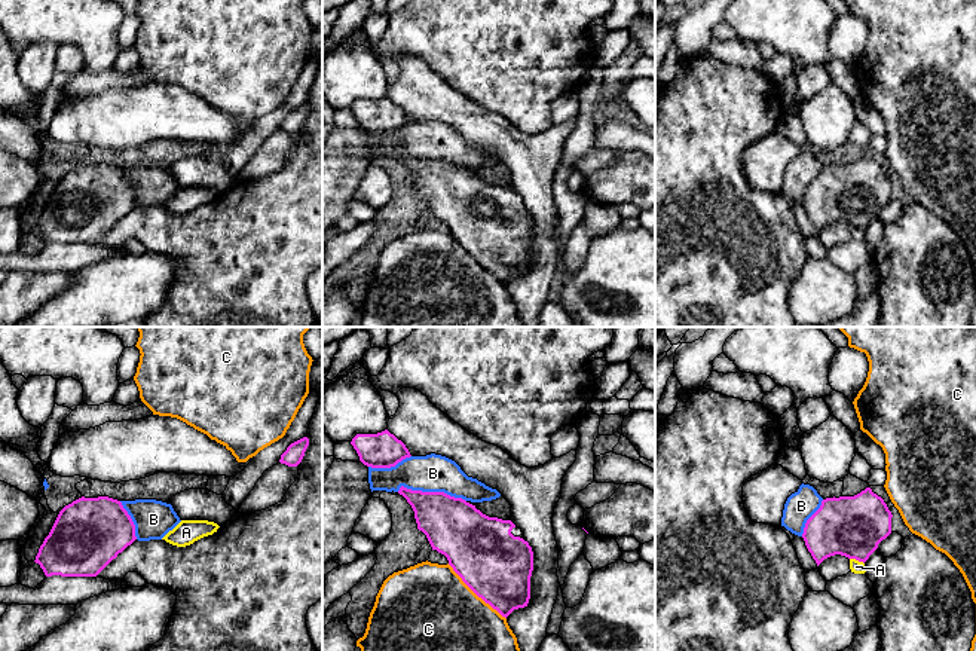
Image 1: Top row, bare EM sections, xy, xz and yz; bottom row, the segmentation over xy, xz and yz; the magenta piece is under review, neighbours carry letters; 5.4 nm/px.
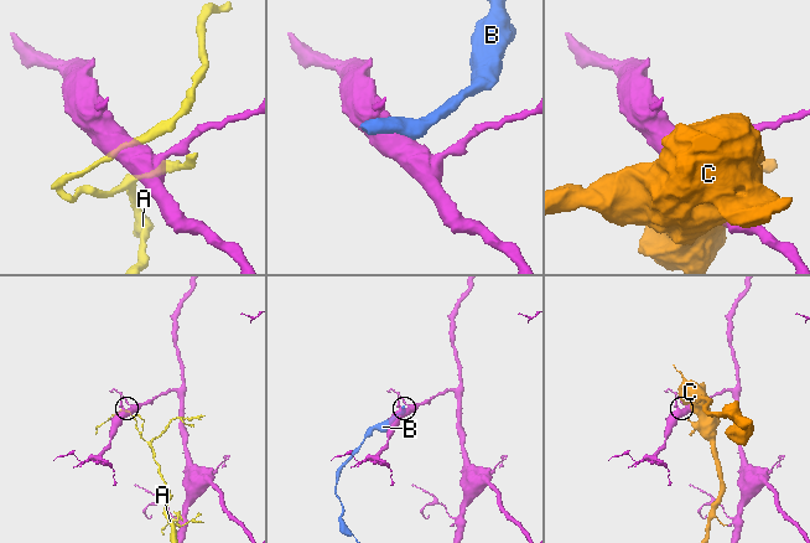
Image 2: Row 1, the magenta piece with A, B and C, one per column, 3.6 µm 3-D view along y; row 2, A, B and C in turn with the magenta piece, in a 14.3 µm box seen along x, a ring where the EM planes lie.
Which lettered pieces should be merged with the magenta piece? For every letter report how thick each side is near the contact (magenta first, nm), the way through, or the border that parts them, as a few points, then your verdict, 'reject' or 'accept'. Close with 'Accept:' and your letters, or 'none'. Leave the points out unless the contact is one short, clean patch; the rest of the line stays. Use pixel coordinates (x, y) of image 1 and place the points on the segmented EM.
A: 340/70 nm | reject
B: 320/200 nm | reject
C: 380/440 nm | reject
Accept: none

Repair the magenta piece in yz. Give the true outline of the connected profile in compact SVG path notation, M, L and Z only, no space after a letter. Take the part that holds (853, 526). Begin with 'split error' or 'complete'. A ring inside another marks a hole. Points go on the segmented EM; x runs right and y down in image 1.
complete; M866 488L854 496L823 499L802 538L817 566L835 554L865 563L891 534L891 517L884 499Z

